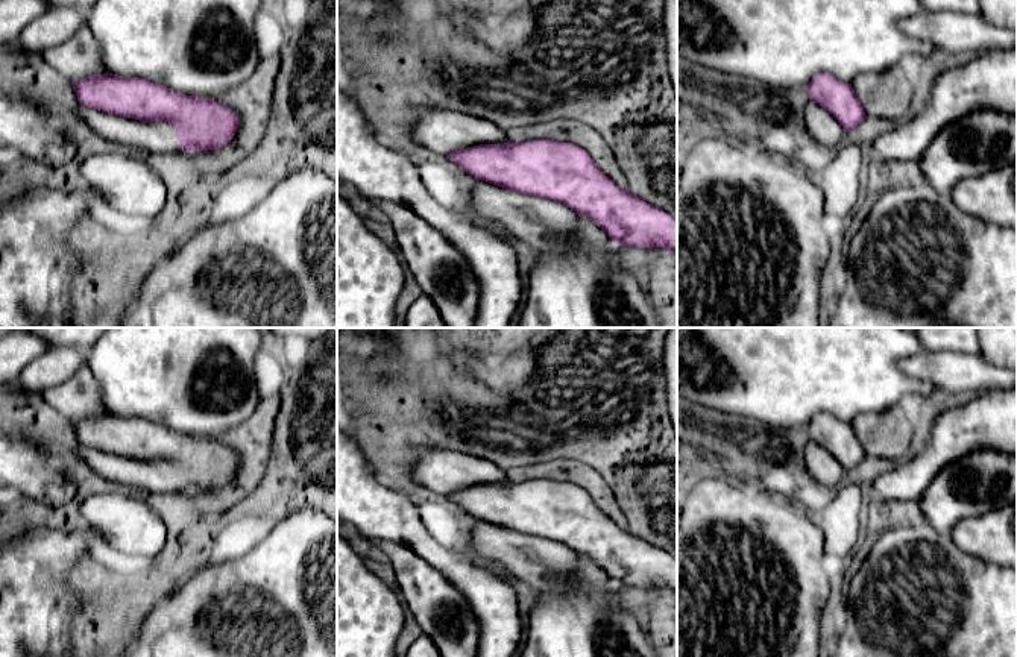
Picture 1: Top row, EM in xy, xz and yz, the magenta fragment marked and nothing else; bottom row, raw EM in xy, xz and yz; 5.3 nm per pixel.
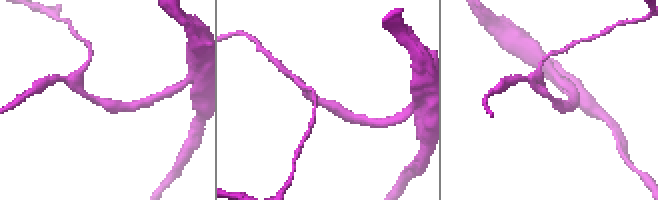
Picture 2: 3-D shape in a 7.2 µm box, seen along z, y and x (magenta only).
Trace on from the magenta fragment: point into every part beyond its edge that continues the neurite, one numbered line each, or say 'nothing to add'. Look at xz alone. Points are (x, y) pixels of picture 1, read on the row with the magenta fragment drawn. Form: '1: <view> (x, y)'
1: xz (437, 131)

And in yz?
1: yz (823, 128)

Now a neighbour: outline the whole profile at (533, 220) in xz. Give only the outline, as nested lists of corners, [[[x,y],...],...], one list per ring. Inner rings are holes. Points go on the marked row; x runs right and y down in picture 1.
[[[481,179],[472,185],[468,212],[474,218],[499,223],[539,253],[551,247],[551,237],[563,240],[574,231],[578,218],[563,203],[510,191]]]

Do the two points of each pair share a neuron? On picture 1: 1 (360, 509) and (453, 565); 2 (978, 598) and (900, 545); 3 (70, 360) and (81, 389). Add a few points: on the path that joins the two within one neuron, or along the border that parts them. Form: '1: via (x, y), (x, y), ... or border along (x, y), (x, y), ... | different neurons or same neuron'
1: via (383, 513), (392, 515), (430, 550) | same neuron
2: via (958, 598), (920, 560) | same neuron
3: border along (85, 363), (70, 377), (43, 390) | different neurons

